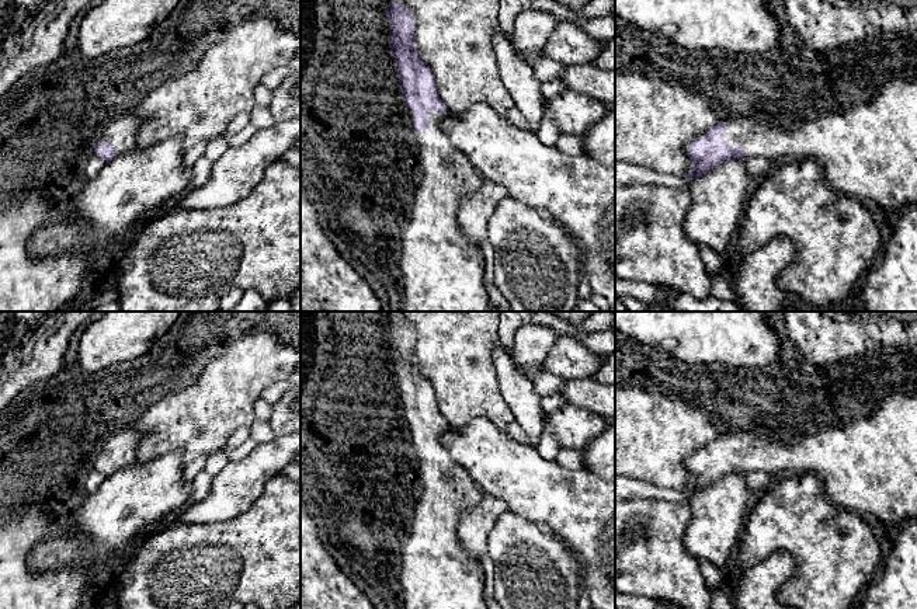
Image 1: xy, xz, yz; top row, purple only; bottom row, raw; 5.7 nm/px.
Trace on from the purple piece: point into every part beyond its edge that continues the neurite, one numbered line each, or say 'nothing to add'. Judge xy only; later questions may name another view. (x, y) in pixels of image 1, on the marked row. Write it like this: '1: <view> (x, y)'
1: xy (121, 132)

